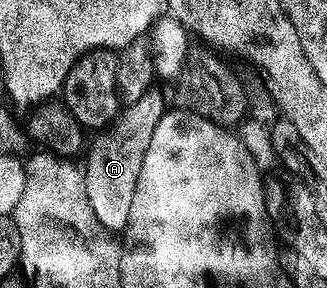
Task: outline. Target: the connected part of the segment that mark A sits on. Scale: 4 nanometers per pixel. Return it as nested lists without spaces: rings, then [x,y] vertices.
[[[150,87],[137,101],[128,104],[116,116],[112,127],[100,132],[100,136],[88,146],[87,159],[83,161],[86,196],[93,206],[94,215],[112,233],[122,232],[126,228],[133,191],[141,173],[141,161],[144,160],[149,141],[166,110],[164,95],[157,87]]]

